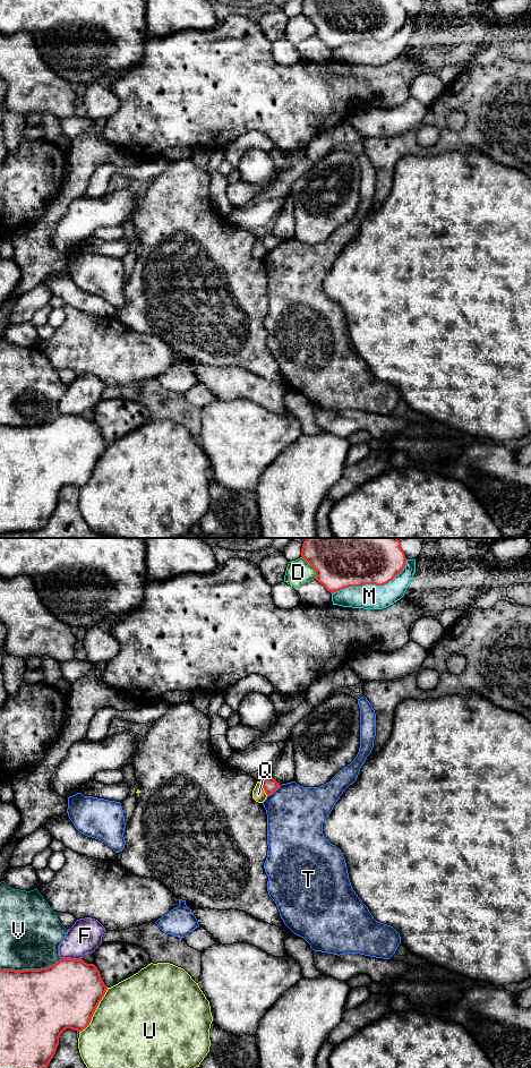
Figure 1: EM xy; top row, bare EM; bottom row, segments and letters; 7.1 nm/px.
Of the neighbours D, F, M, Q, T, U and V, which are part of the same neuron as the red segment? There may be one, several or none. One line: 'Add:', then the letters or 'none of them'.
Add: none of them

